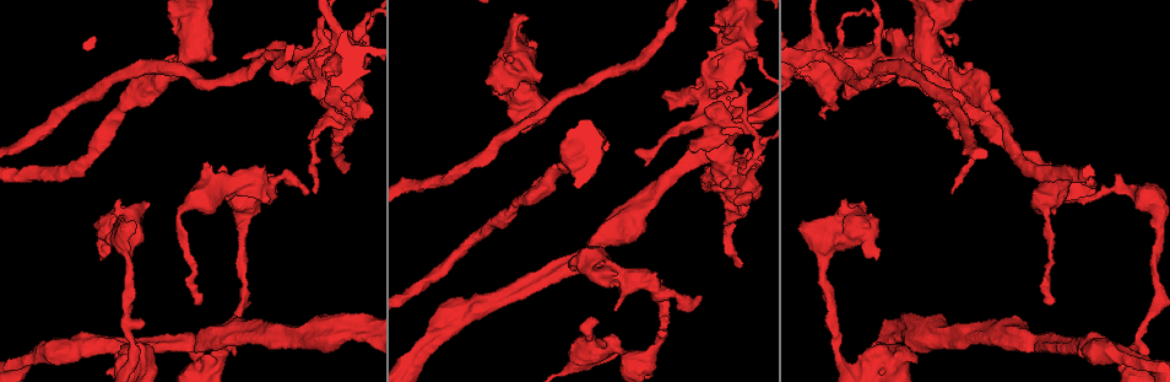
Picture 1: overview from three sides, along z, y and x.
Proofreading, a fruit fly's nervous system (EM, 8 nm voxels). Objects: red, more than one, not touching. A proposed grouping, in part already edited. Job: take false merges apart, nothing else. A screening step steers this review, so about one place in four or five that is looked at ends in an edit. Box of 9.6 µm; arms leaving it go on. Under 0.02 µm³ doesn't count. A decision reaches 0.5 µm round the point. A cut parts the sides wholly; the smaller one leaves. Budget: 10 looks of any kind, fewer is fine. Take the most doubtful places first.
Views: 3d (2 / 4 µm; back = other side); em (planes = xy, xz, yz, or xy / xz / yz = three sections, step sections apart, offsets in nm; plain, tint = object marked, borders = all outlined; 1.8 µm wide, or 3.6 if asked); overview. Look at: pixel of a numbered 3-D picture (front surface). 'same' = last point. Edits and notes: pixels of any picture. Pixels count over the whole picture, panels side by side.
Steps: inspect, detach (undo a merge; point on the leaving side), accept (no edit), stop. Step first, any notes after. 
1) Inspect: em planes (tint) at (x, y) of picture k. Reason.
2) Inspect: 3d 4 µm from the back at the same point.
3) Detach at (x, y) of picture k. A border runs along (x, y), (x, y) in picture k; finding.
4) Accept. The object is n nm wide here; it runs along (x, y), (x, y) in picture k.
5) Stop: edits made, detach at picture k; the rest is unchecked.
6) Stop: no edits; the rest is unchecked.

Inspect: 3d 4 µm from the back at (876, 60) of picture 1. Looks like a crossing.

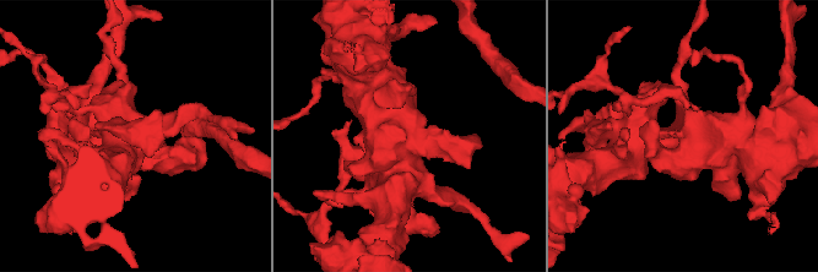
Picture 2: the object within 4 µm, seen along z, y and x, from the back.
Inspect: em 3.6 µm planes (tint) at (399, 135) of picture 2. Need the tissue.

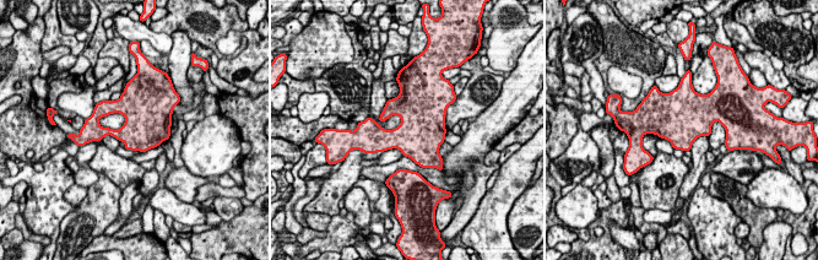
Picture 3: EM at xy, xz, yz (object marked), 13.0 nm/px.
Accept. The object is 550 nm wide here; all the same neuron.

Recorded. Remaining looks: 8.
Inspect: em planes (tint) at (548, 184) of picture 1. Arms part here.

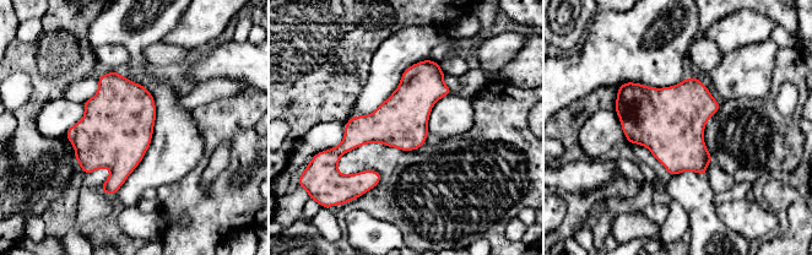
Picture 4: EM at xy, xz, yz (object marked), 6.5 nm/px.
Accept. The object is 360 nm wide here; all the same neuron.

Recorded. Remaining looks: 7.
Inspect: em 3.6 µm planes (tint) at (996, 127) of picture 1. Calibre changes.

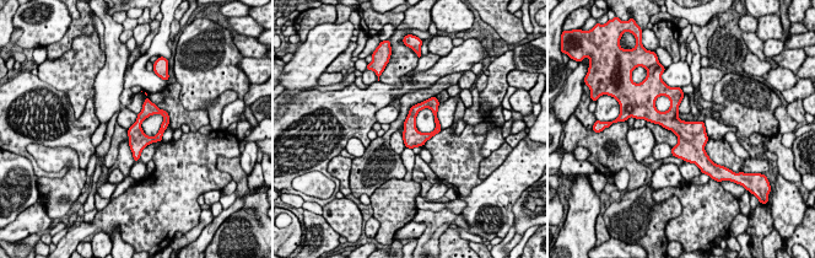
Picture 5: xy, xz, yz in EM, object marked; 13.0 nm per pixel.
Accept. All the same neuron.

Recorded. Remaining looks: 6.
Inspect: em planes (borders) at (657, 346) of picture 1. Calibre changes.

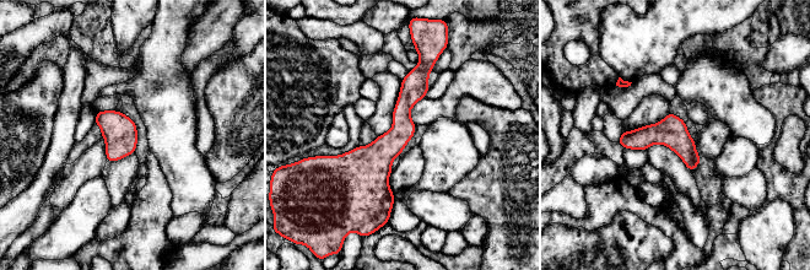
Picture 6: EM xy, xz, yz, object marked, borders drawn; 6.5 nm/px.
Accept. It runs along (421, 65), (379, 155), (384, 208) in picture 6; all the same neuron.

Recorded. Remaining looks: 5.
Stop: no edits; the rest is unchecked.

